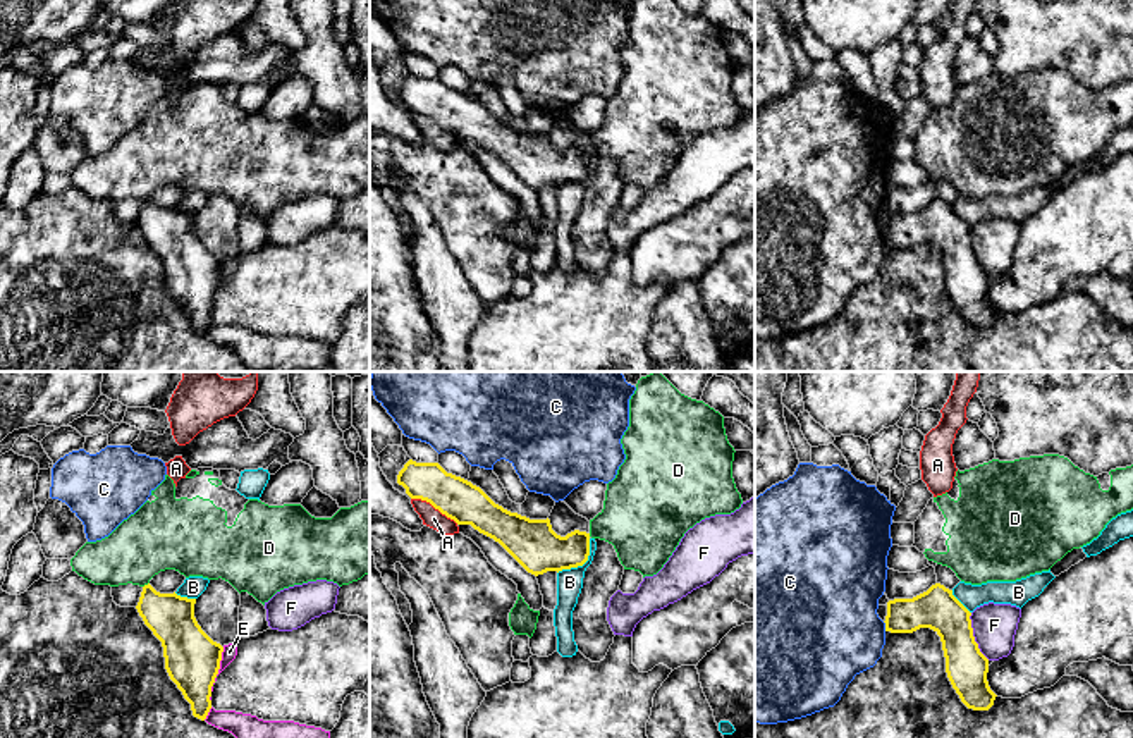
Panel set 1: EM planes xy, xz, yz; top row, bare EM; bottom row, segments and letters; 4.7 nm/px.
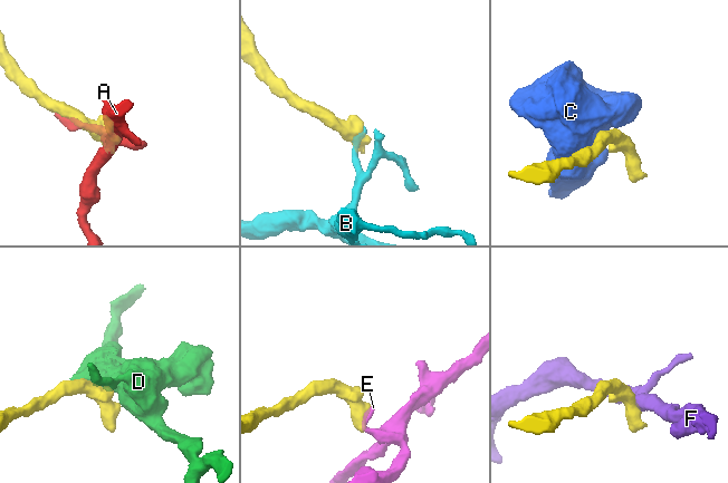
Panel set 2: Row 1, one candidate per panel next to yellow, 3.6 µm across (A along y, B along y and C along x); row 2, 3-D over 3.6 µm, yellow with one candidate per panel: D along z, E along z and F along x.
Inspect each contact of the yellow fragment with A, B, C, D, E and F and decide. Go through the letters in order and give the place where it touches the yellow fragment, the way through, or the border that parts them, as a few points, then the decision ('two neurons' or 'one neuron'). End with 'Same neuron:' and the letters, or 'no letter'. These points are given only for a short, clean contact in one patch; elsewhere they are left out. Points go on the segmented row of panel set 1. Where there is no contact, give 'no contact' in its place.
A: meets yellow in xz at (435, 508); border along xz (411, 498), (428, 501), (458, 523); two neurons
B: meets yellow in xz at (581, 565); border along xz (590, 539), (588, 558), (581, 565), (563, 568), (557, 573); two neurons
C: meets yellow in yz at (886, 627); border along yz (882, 621), (886, 630); two neurons
D: meets yellow in xy at (145, 585); border along xy (148, 582), (143, 587); two neurons
E: meets yellow in xy at (219, 668); border along xy (224, 647), (220, 668), (210, 690); two neurons
F: meets yellow in yz at (973, 637); border along yz (970, 613), (973, 640), (989, 659); two neurons
Same neuron: no letter

